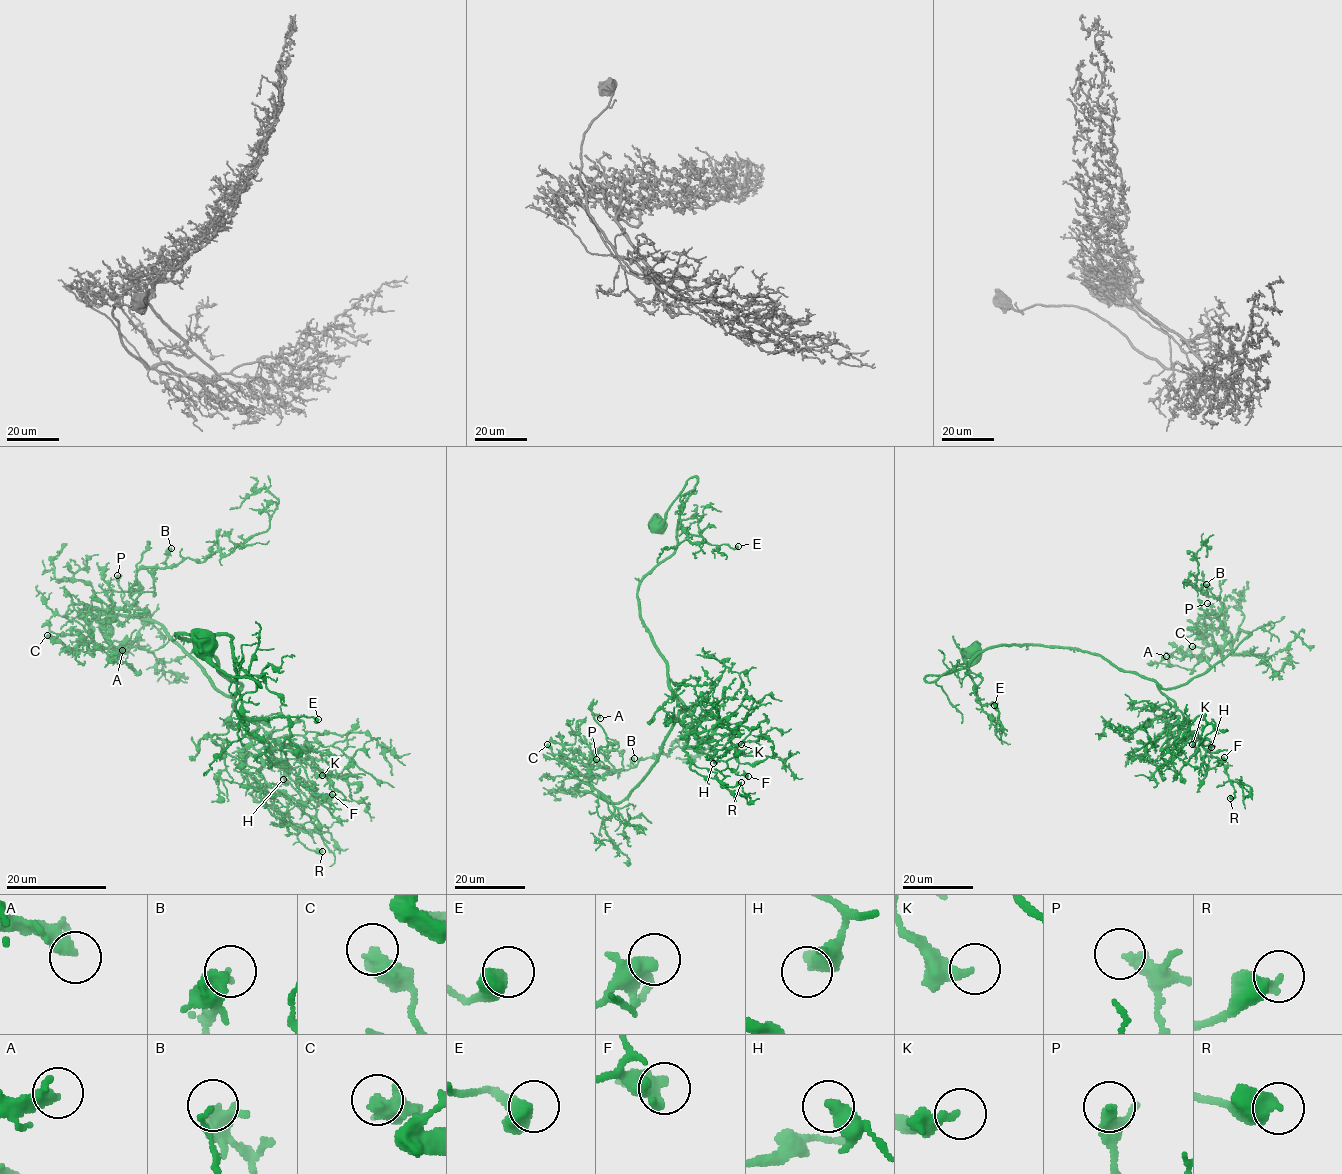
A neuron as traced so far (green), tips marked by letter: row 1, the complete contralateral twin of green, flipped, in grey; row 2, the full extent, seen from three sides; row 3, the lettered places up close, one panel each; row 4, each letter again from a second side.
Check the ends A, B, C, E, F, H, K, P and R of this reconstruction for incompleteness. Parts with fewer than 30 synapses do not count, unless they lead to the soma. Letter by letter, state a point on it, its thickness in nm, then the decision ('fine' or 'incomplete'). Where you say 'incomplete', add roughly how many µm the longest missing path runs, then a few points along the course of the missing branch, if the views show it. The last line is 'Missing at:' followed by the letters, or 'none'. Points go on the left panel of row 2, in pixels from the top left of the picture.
A: (122, 650) | 320 nm | fine
B: (171, 548) | 380 nm | fine
C: (47, 635) | 360 nm | fine
E: (318, 719) | 600 nm | fine
F: (332, 794) | 320 nm | fine
H: (283, 779) | 550 nm | fine
K: (322, 775) | 300 nm | fine
P: (117, 575) | 320 nm | fine
R: (322, 851) | 480 nm | fine
Missing at: none

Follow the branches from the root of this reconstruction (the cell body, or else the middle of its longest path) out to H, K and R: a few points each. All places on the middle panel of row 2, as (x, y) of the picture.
H: (659, 528), (695, 476), (676, 550), (642, 579), (638, 606), (683, 705), (679, 720), (716, 741), (713, 763)
K: (659, 528), (695, 476), (676, 550), (639, 585), (639, 614), (683, 705), (679, 720), (717, 749), (741, 744)
R: (659, 528), (695, 476), (676, 550), (639, 585), (639, 614), (679, 720), (695, 727), (691, 769), (741, 782)

